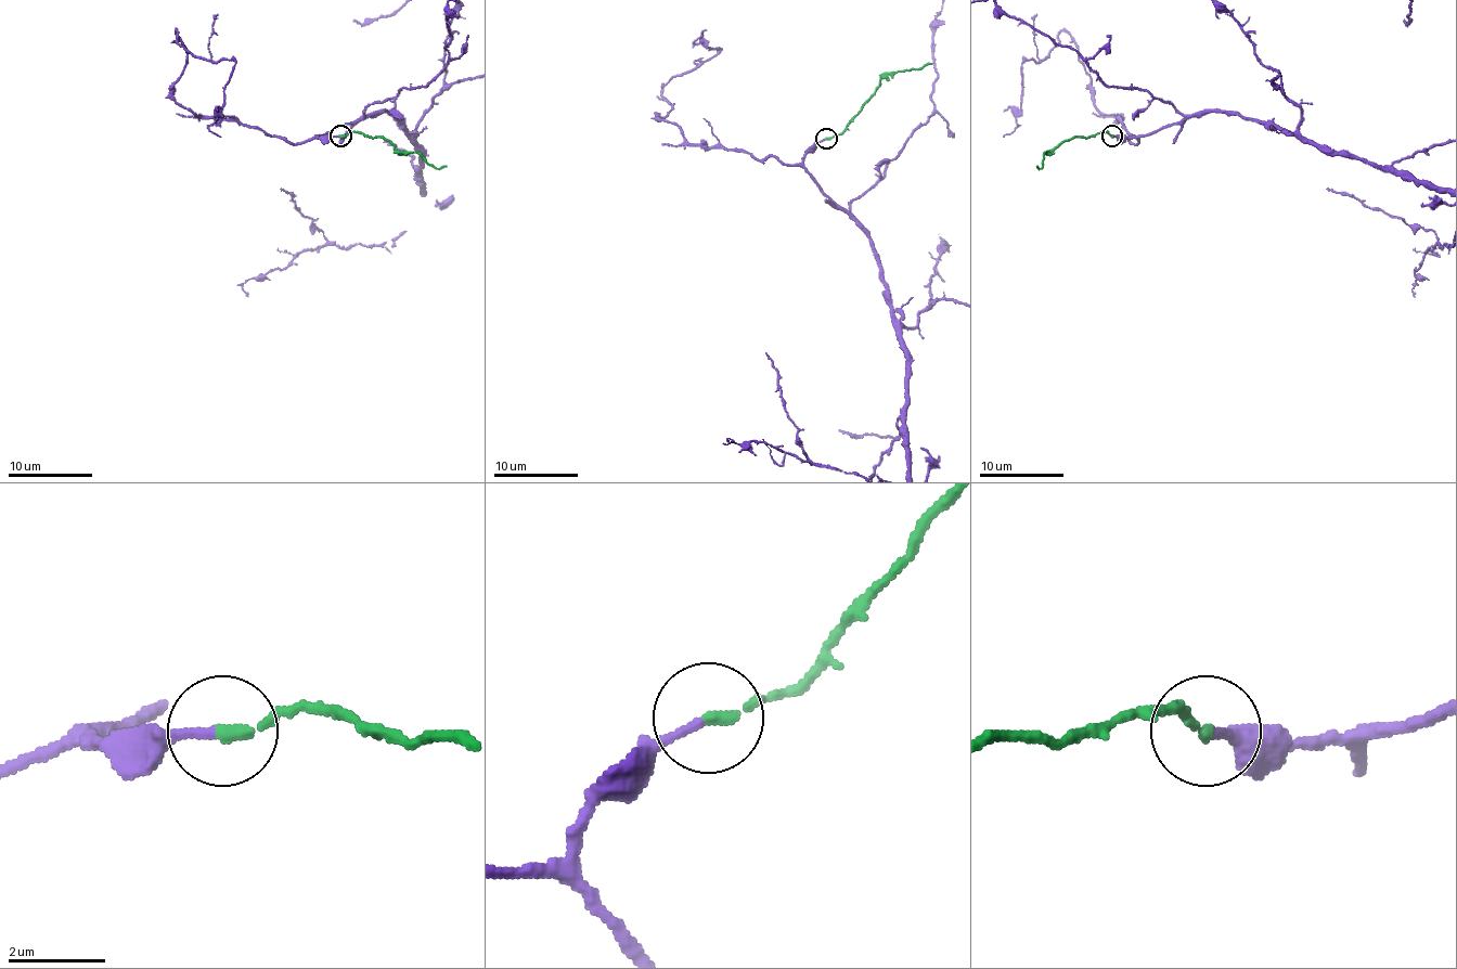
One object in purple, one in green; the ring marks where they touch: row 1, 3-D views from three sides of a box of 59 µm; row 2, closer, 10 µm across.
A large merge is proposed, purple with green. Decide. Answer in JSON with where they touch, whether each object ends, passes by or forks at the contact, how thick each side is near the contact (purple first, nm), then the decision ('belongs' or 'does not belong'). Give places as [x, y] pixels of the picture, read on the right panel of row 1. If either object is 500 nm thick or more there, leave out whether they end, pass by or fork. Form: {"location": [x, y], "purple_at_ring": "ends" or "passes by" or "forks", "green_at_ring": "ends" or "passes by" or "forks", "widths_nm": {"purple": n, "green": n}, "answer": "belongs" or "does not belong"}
{"location": [1111, 136], "purple_at_ring": "ends", "green_at_ring": "ends", "widths_nm": {"purple": 180, "green": 240}, "answer": "belongs"}

